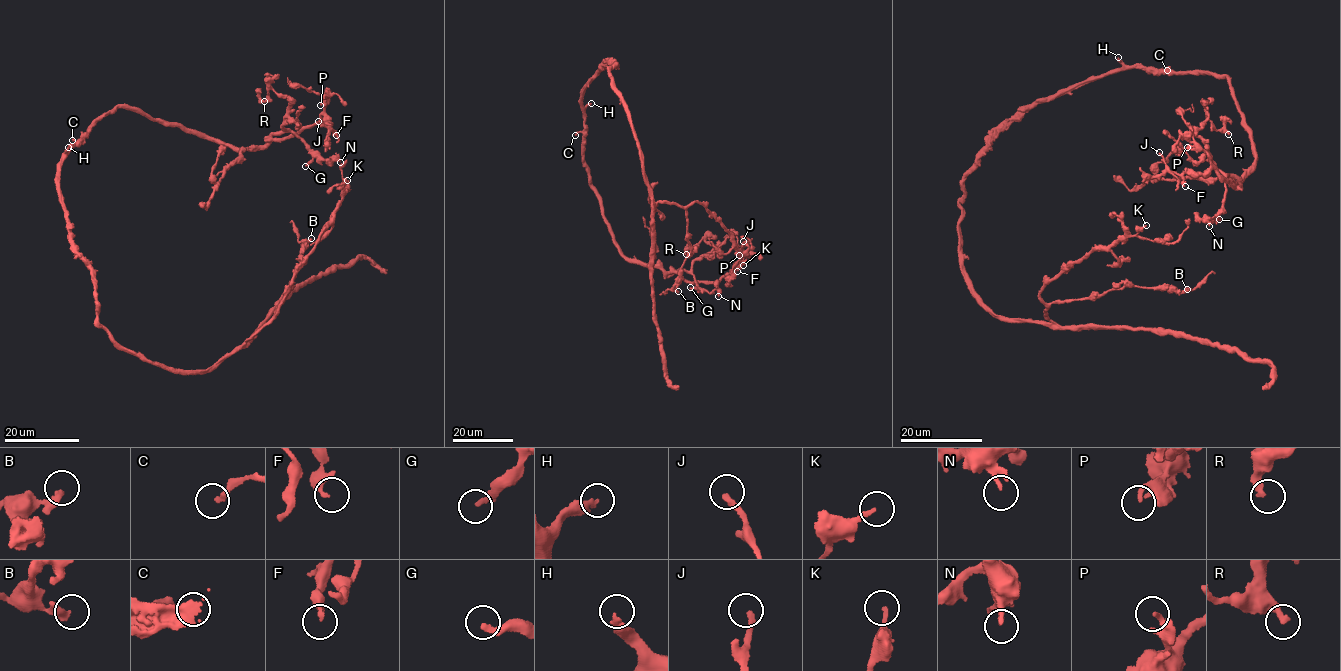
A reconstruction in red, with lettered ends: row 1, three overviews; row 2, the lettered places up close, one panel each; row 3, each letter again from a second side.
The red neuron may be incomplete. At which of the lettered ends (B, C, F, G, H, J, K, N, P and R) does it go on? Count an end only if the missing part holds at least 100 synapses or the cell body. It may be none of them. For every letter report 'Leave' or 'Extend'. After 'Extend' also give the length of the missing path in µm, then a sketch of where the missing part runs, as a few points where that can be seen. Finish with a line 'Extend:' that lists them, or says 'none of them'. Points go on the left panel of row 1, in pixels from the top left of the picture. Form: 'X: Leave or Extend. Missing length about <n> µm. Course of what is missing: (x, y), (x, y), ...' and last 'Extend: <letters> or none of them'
B: Leave
C: Leave
F: Leave
G: Leave
H: Extend. Missing length about 60 µm. Course of what is missing: (68, 147), (64, 141), (43, 151), (60, 187), (78, 186)
J: Leave
K: Leave
N: Leave
P: Leave
R: Leave
Extend: H

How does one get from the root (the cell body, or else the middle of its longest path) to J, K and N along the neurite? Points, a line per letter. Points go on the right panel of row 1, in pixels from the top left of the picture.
J: (1010, 123), (1131, 68), (1227, 78), (1255, 159), (1242, 179), (1232, 187), (1213, 168), (1178, 173), (1159, 152)
K: (1010, 123), (964, 177), (957, 230), (965, 271), (994, 314), (1050, 323), (1040, 290), (1146, 225)
N: (1010, 123), (1080, 83), (1131, 68), (1227, 78), (1255, 161), (1232, 187), (1225, 177), (1209, 226)

